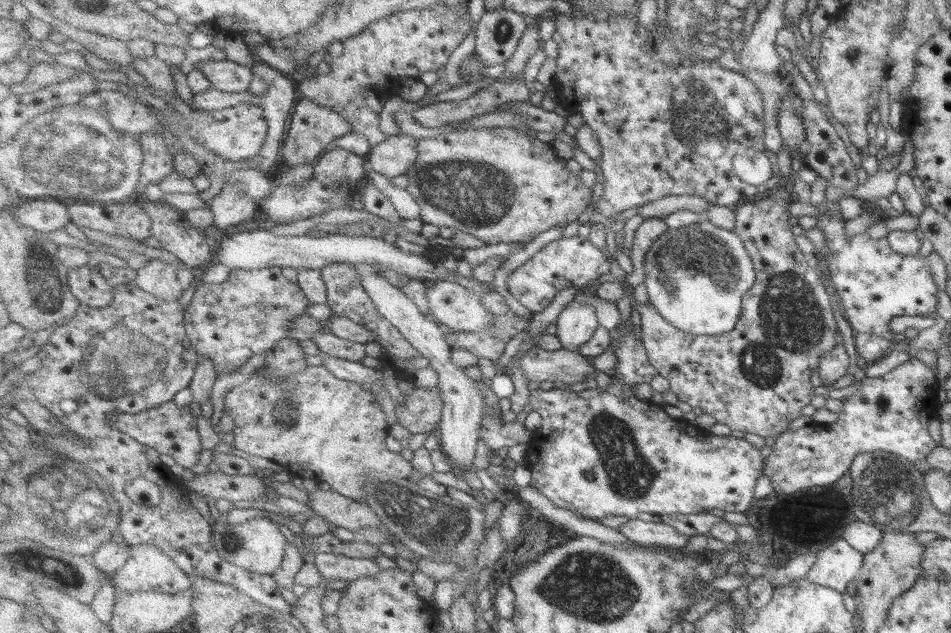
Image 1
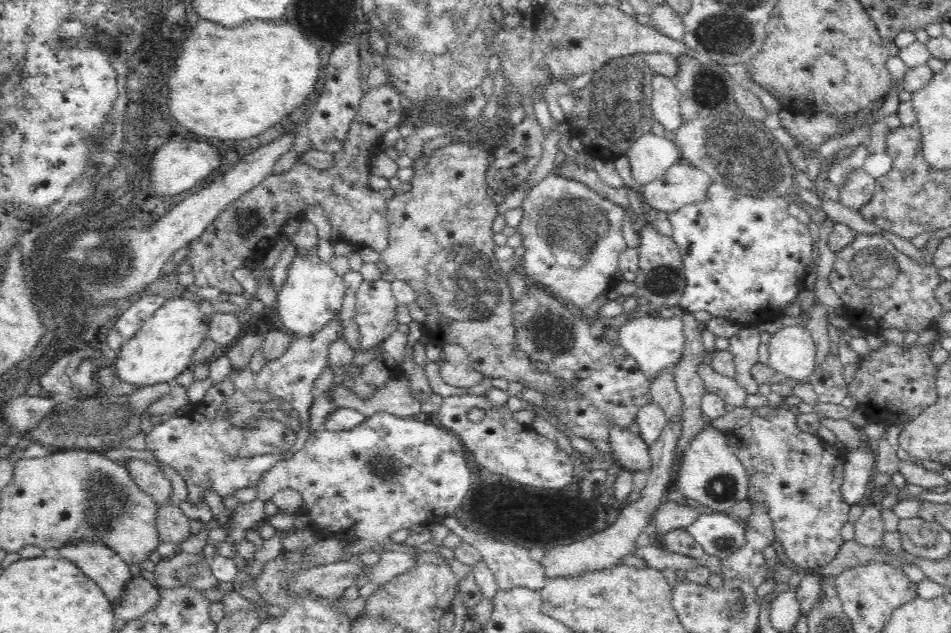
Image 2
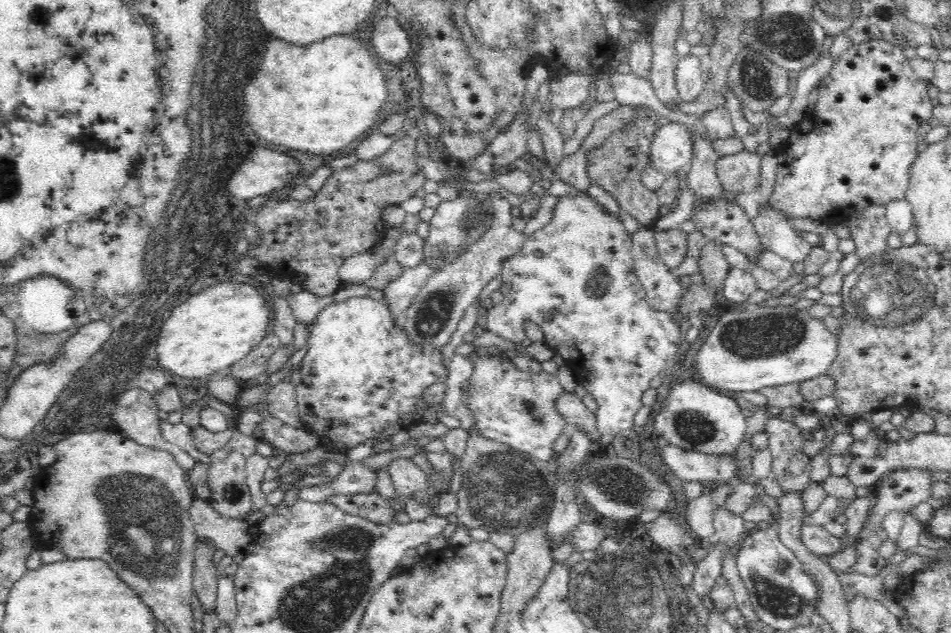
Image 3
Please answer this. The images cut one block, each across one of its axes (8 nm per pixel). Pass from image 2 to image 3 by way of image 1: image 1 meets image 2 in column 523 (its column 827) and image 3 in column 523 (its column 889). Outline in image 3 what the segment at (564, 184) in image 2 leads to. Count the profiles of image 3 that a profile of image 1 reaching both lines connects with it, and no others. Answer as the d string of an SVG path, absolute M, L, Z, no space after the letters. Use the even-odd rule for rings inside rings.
M580 191L577 196L562 196L553 210L552 220L543 228L528 235L525 243L522 245L522 250L504 262L501 272L502 282L510 283L511 290L504 295L503 300L499 304L493 305L487 314L487 330L494 332L500 338L512 340L516 344L520 344L520 342L527 338L526 331L524 331L525 322L528 320L535 322L541 328L545 345L554 354L560 354L564 358L564 362L574 367L577 382L582 384L596 399L596 403L598 403L598 410L595 415L596 427L600 431L599 449L601 447L608 449L610 441L614 438L615 434L627 428L631 429L634 426L634 416L643 406L642 396L644 396L644 392L650 389L651 383L660 372L667 370L680 349L680 325L678 319L675 319L672 313L654 310L646 302L644 287L633 270L632 241L631 234L624 229L624 225L622 225L618 215L608 212L600 203L592 200L586 191ZM552 310L556 310L556 314L553 316L550 315Z

